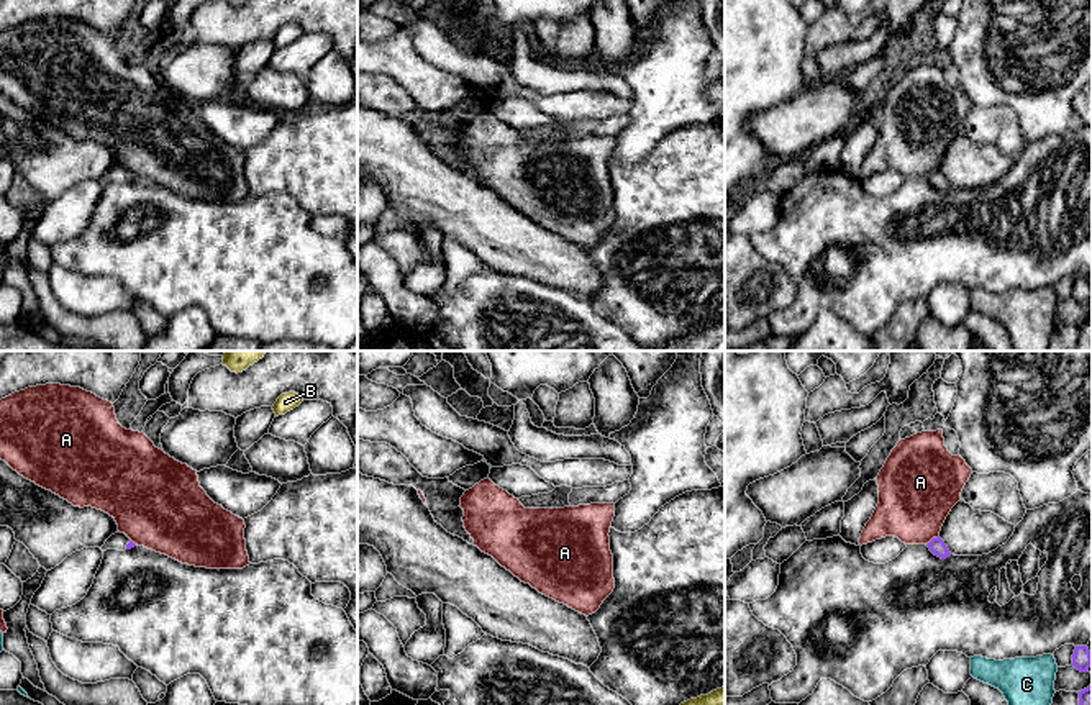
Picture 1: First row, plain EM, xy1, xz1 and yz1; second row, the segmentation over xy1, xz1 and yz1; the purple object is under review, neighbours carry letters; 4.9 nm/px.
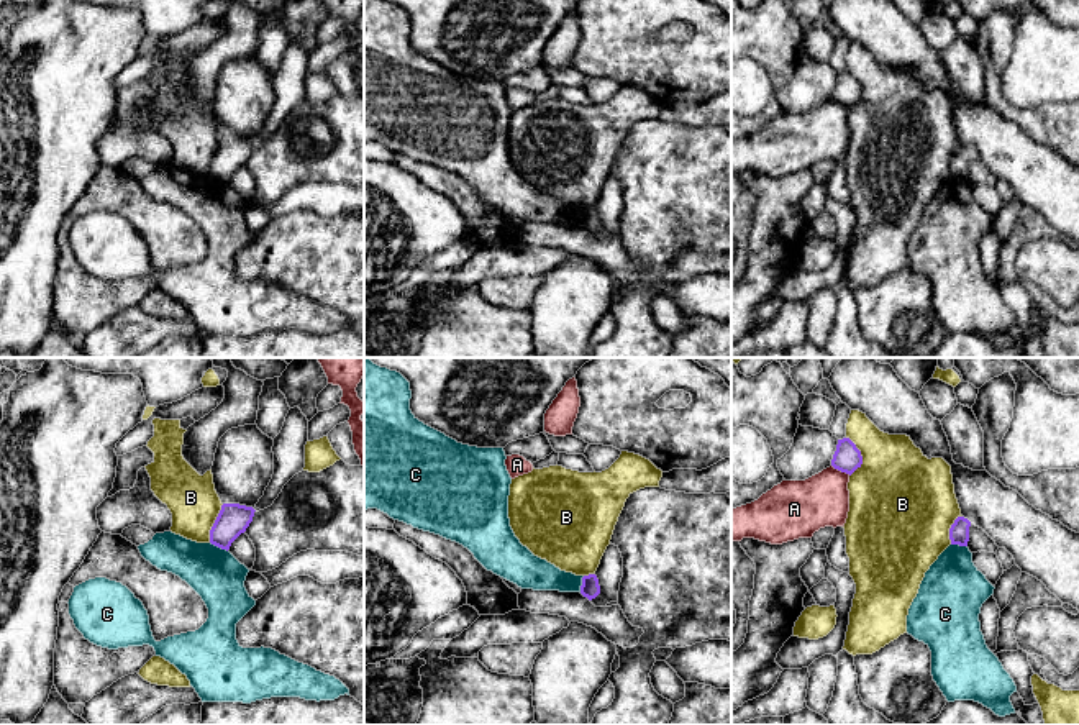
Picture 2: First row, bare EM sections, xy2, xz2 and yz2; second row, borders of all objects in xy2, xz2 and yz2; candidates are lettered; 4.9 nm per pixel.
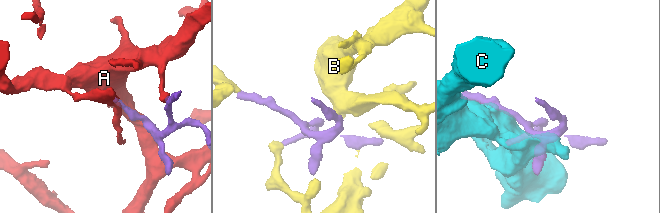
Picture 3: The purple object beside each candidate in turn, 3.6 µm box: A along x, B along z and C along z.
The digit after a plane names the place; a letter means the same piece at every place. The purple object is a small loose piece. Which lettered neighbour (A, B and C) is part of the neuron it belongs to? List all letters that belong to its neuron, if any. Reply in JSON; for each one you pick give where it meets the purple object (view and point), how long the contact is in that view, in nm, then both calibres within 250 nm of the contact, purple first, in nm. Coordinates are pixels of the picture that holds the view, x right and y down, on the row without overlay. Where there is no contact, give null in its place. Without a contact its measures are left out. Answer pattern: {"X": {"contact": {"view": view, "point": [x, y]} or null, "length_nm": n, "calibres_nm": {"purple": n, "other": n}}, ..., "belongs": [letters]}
{"belongs": []}

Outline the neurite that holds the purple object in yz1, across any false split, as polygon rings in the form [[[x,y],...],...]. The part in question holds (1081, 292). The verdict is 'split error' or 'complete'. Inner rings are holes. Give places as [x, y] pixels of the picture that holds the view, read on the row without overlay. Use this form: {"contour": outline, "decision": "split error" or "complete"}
{"contour": [[[1076,279],[1072,287],[1072,298],[1081,303],[1087,305],[1092,297],[1092,287],[1087,279]]], "decision": "complete"}

